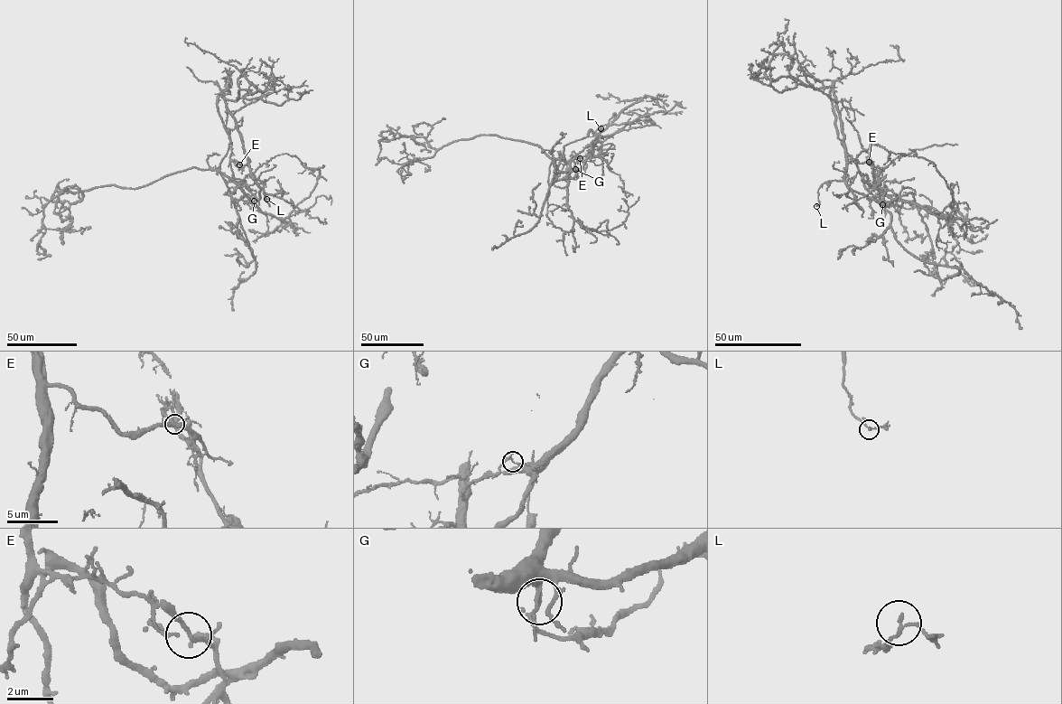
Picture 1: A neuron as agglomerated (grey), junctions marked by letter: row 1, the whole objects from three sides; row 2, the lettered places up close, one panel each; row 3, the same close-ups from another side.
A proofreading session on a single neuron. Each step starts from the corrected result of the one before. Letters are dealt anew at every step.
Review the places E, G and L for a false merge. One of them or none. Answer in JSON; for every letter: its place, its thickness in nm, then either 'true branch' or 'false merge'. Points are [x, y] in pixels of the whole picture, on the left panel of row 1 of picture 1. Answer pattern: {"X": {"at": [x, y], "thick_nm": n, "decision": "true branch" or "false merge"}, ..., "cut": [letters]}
{"E": {"at": [239, 164], "thick_nm": 160, "decision": "true branch"}, "G": {"at": [254, 201], "thick_nm": 120, "decision": "false merge"}, "L": {"at": [266, 199], "thick_nm": 140, "decision": "true branch"}, "cut": ["G"]}

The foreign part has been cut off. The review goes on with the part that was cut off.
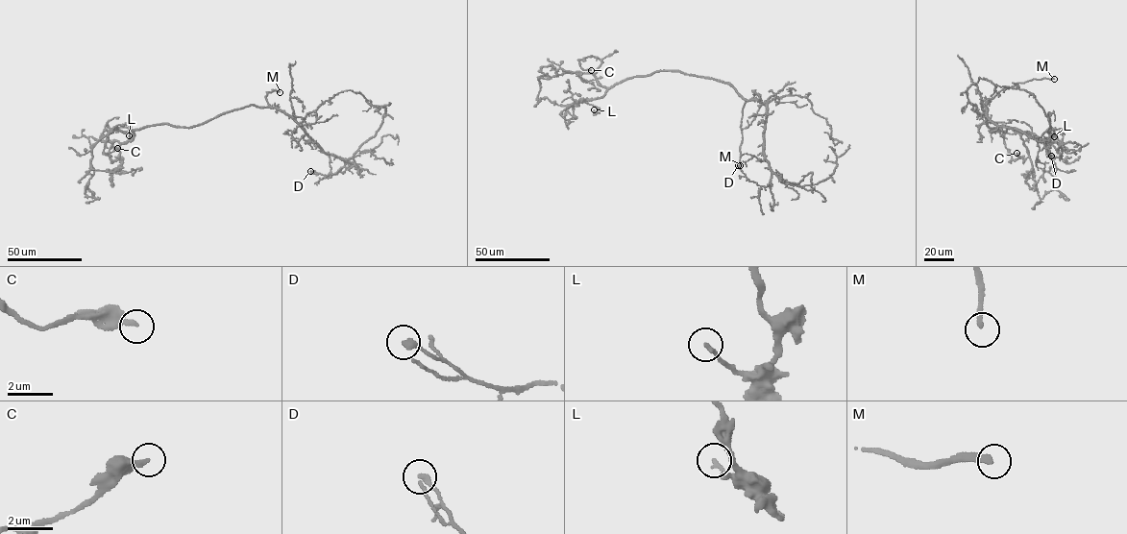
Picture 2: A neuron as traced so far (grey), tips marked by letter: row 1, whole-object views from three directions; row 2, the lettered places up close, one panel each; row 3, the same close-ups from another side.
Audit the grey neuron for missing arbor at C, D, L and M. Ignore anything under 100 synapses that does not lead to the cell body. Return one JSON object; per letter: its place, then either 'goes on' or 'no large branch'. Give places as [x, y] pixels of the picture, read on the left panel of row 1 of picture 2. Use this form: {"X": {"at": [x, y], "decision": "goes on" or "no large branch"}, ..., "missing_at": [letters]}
{"C": {"at": [117, 148], "decision": "no large branch"}, "D": {"at": [310, 171], "decision": "no large branch"}, "L": {"at": [129, 135], "decision": "no large branch"}, "M": {"at": [280, 92], "decision": "goes on"}, "missing_at": ["M"]}

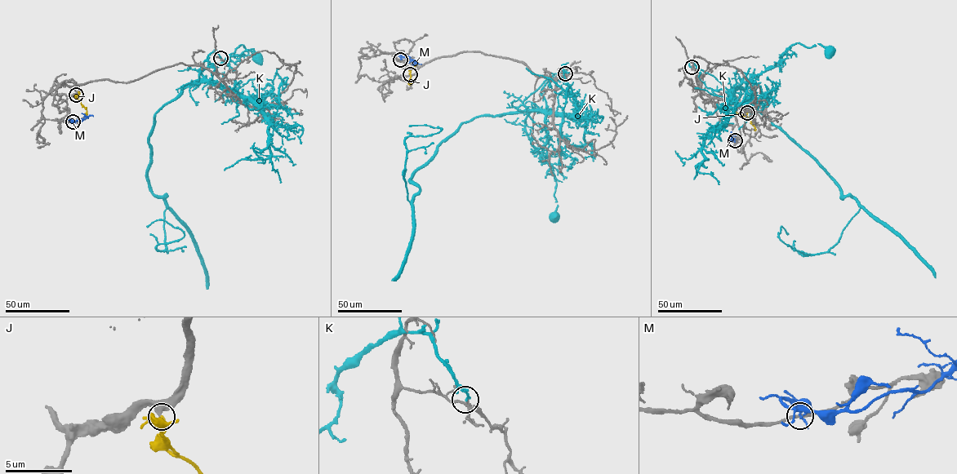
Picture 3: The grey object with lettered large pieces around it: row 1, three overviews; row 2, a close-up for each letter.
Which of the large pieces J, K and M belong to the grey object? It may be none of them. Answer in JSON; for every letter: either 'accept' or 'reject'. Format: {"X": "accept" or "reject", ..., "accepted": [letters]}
{"J": "accept", "K": "reject", "M": "reject", "accepted": ["J"]}

